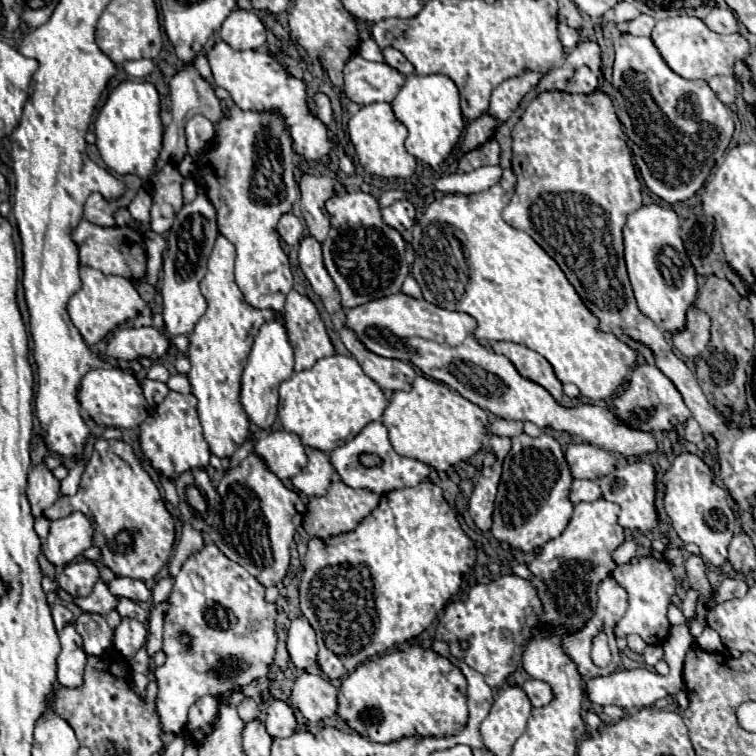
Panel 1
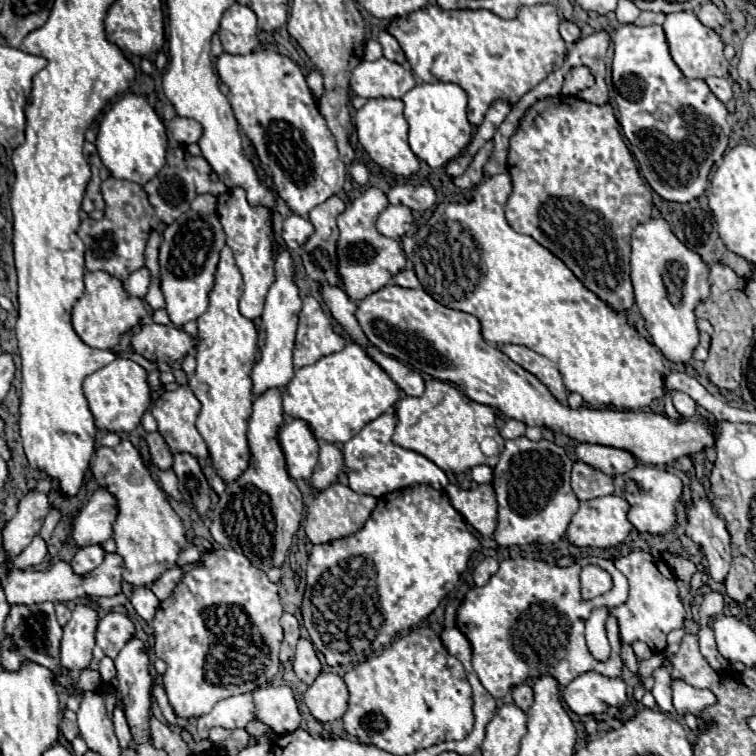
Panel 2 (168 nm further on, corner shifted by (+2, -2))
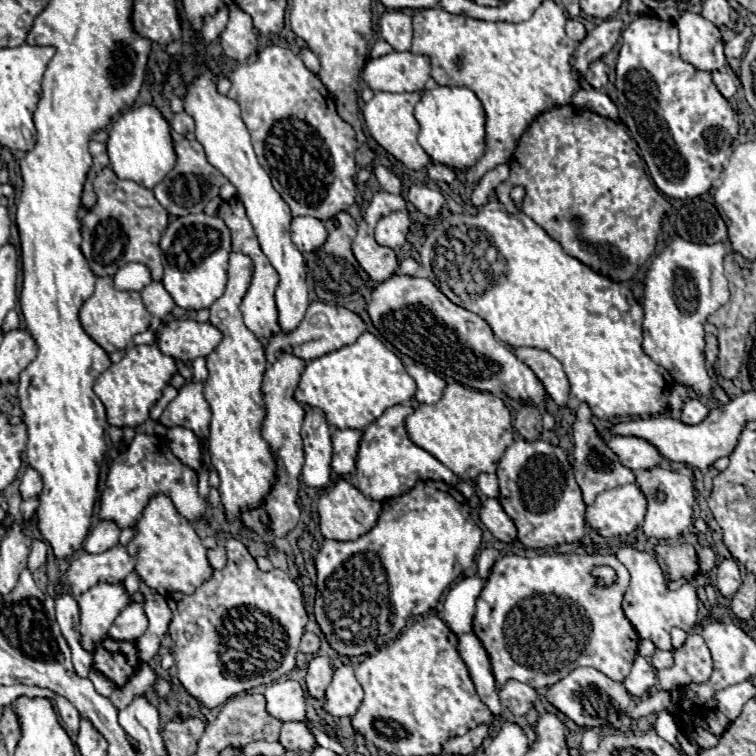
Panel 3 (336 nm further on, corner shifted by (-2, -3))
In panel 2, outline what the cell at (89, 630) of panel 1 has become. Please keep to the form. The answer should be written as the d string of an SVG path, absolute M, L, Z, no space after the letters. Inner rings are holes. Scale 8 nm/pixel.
M110 611L106 613L96 631L96 647L94 647L94 659L90 662L89 668L98 671L98 661L102 657L116 657L120 649L134 637L134 623L132 619L122 611Z

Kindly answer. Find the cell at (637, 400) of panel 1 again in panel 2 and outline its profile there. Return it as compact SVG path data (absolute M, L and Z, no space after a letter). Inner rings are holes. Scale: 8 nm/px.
M672 391L672 401L676 411L682 415L682 419L692 419L696 413L696 403L690 395L682 393L682 391Z

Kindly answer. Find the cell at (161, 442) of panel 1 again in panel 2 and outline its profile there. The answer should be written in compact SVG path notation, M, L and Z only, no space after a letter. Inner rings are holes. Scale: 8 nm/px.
M188 385L176 391L164 391L152 405L152 415L158 423L158 433L164 437L172 453L188 451L194 457L208 457L204 439L196 429L200 401Z

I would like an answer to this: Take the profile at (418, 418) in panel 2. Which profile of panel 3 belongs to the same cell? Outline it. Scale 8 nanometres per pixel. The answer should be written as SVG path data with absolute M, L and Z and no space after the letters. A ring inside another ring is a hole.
M448 382L436 404L416 406L406 418L406 432L416 446L430 452L462 480L476 480L482 472L494 472L500 456L514 440L512 416L504 402L490 392L478 392L458 382Z

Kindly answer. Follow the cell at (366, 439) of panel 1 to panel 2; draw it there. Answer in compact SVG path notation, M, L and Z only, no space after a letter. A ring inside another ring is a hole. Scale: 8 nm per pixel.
M384 413L378 419L370 421L358 435L354 435L348 443L342 445L350 489L372 497L382 497L386 493L410 487L412 483L426 483L432 485L434 489L446 489L448 477L440 467L436 467L424 455L408 451L392 441L394 427L396 427L396 413Z

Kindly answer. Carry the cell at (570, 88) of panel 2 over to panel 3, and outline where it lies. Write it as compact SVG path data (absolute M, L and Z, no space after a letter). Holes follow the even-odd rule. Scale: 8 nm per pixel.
M602 60L594 61L587 74L584 76L585 80L595 89L600 89L608 83L608 67Z

